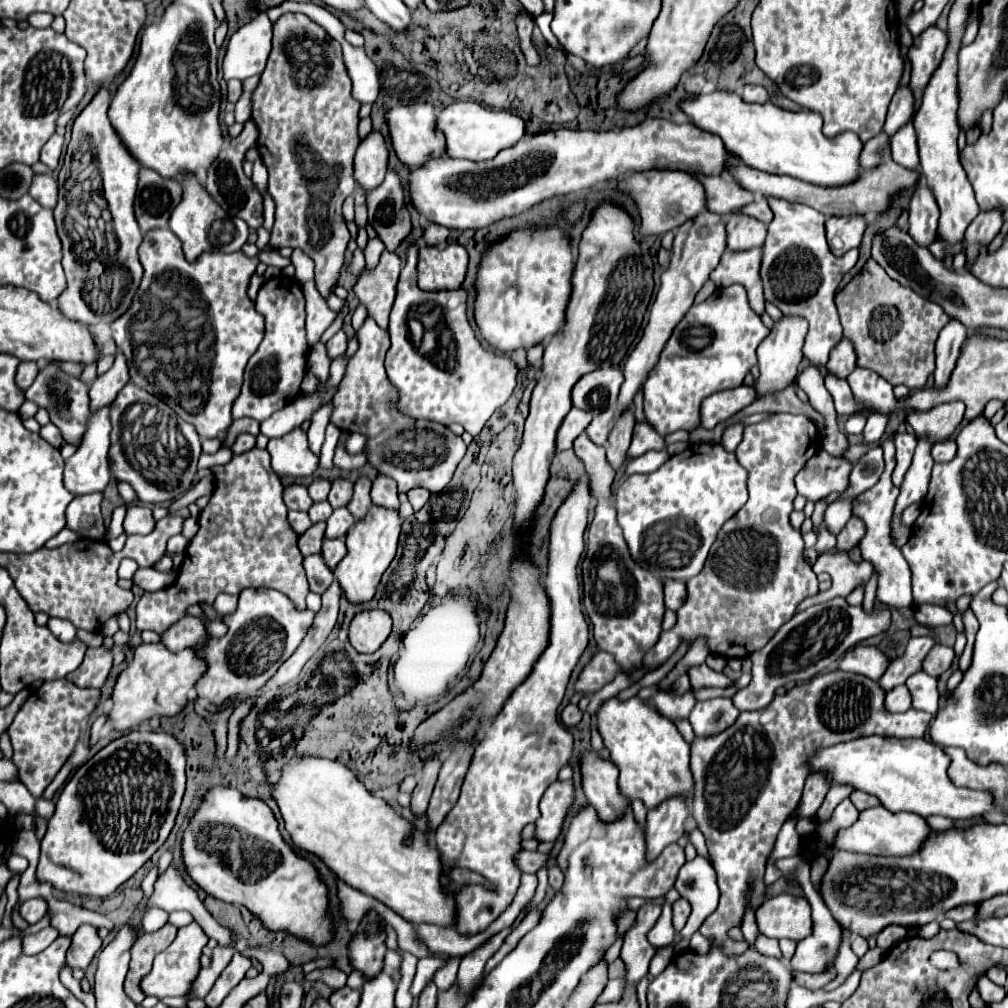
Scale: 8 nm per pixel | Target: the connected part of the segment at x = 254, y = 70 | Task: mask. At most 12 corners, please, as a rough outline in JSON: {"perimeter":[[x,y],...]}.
{"perimeter":[[258,13],[228,43],[224,79],[264,71],[272,23]]}

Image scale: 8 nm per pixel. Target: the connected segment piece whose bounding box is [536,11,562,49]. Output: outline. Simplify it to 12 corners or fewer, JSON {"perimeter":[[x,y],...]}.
{"perimeter":[[543,13],[536,24],[549,45],[562,49],[550,28],[553,13]]}

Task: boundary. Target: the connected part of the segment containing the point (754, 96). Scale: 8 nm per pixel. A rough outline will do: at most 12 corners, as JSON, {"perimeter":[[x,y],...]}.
{"perimeter":[[744,85],[742,99],[766,103],[768,93],[760,85]]}

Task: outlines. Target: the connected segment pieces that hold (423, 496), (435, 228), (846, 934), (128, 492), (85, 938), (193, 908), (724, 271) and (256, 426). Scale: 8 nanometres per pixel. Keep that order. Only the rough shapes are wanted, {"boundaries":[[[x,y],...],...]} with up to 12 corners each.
{"boundaries":[[[422,487],[408,491],[412,507],[418,511],[430,499],[430,491]],[[430,223],[424,231],[428,245],[440,245],[448,239],[450,229]],[[842,929],[840,949],[834,961],[838,977],[824,985],[836,989],[854,971],[858,957],[850,949],[850,931]],[[118,483],[118,493],[126,505],[140,503],[128,483]],[[80,925],[66,953],[68,967],[86,969],[102,939]],[[174,863],[158,875],[144,913],[188,911],[220,947],[258,951],[206,911]],[[760,249],[724,253],[710,273],[716,287],[744,285],[754,313],[766,311]],[[250,417],[234,421],[226,431],[224,447],[240,433],[260,433],[260,423]]]}

